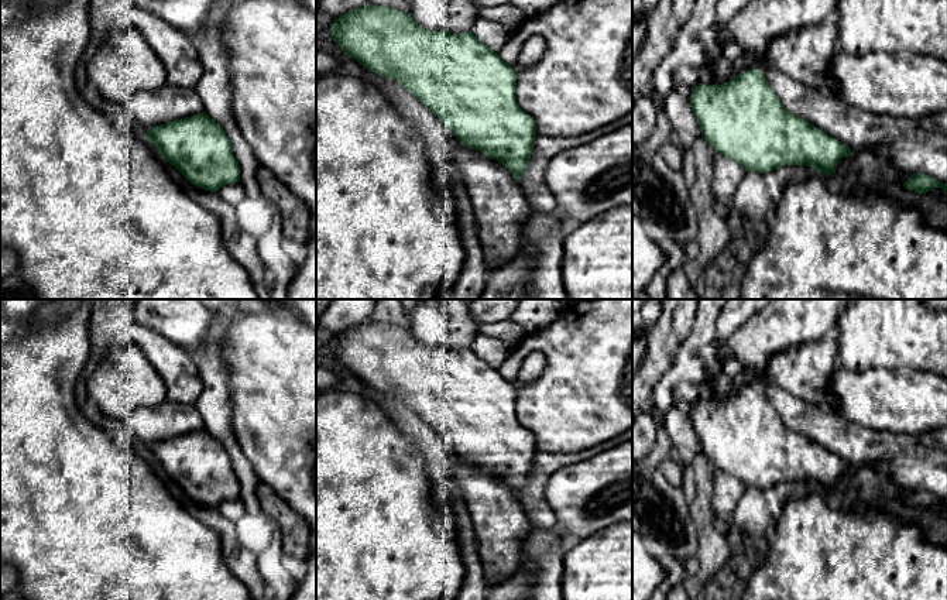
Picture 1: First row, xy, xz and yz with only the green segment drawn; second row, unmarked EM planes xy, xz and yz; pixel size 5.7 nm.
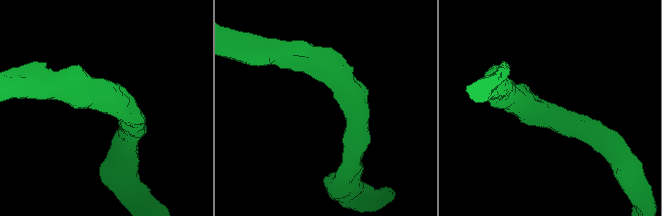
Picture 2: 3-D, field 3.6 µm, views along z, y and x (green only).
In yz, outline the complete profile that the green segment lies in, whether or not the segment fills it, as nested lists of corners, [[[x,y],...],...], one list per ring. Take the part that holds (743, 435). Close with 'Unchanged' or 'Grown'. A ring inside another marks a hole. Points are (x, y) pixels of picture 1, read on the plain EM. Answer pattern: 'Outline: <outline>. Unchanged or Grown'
Outline: [[[773,383],[747,385],[723,401],[697,400],[690,412],[692,428],[701,453],[716,466],[745,484],[761,490],[783,481],[806,481],[826,493],[852,464],[871,464],[892,476],[912,493],[907,507],[926,510],[941,504],[947,511],[947,452],[916,435],[872,431],[807,402]]]. Grown

